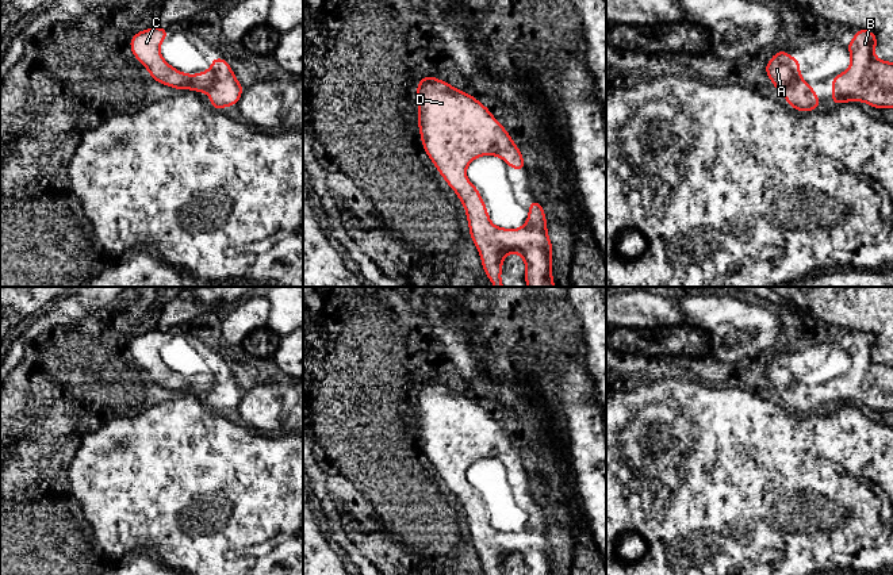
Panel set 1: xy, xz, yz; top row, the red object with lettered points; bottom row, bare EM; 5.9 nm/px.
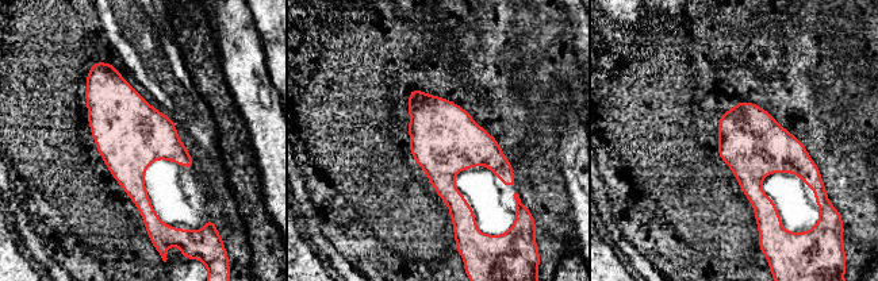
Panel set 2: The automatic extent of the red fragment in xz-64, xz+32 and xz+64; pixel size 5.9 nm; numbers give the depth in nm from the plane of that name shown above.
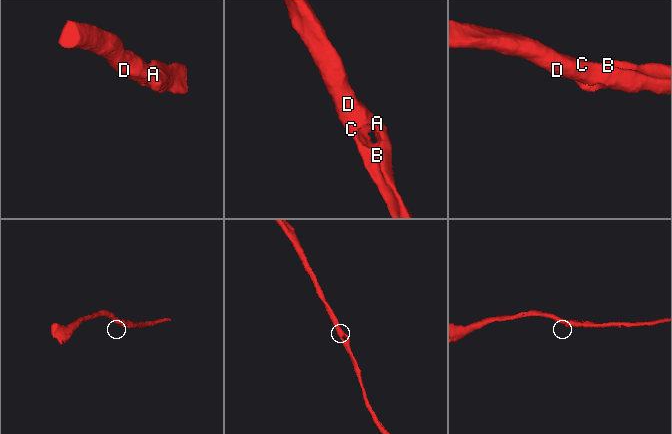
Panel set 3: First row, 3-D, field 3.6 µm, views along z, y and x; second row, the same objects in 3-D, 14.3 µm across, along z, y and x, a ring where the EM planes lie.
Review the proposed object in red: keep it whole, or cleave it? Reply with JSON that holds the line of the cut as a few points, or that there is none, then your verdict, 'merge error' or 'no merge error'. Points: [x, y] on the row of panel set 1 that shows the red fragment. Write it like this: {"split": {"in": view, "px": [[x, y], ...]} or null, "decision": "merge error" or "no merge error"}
{"split": null, "decision": "no merge error"}

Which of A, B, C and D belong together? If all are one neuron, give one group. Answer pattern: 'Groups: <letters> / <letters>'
Groups: A B C D

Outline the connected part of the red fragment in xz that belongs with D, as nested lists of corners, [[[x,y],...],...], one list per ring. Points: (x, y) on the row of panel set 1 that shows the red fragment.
[[[433,76],[418,81],[418,127],[423,149],[432,162],[445,179],[448,185],[461,200],[470,226],[470,237],[480,253],[480,260],[487,279],[494,287],[505,287],[501,281],[502,262],[510,253],[518,253],[526,264],[525,281],[528,287],[555,287],[552,277],[552,242],[547,231],[547,219],[541,203],[529,203],[529,215],[521,229],[502,229],[490,221],[486,203],[476,187],[467,179],[465,170],[471,161],[479,156],[498,156],[510,168],[525,170],[524,157],[510,138],[510,134],[474,96],[456,89],[448,83]]]

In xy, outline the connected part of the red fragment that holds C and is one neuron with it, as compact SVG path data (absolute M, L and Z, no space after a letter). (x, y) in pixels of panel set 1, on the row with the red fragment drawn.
M162 27L138 31L130 39L134 57L149 70L153 80L180 91L195 89L211 97L210 106L223 110L237 106L244 87L235 78L226 60L212 58L211 68L198 74L187 74L172 68L161 55L160 45L169 35Z

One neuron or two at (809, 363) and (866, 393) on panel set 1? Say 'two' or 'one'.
one

